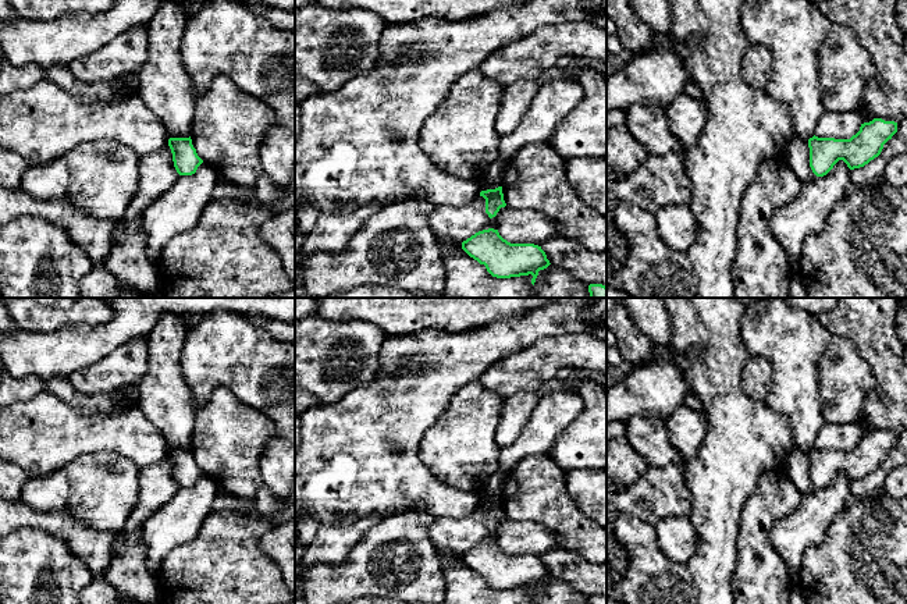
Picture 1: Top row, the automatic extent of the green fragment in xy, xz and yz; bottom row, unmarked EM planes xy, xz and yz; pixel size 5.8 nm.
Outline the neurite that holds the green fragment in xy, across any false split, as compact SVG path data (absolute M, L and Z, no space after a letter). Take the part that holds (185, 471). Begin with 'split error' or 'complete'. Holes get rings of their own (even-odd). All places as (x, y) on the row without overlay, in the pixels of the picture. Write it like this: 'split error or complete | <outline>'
complete | M170 450L168 458L172 465L172 473L179 487L192 487L203 472L198 468L196 461L189 450Z

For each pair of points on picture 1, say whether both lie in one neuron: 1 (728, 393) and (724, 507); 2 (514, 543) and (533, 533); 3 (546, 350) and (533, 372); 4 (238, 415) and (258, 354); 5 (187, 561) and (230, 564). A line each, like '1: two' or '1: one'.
1: one
2: one
3: one
4: two
5: one

